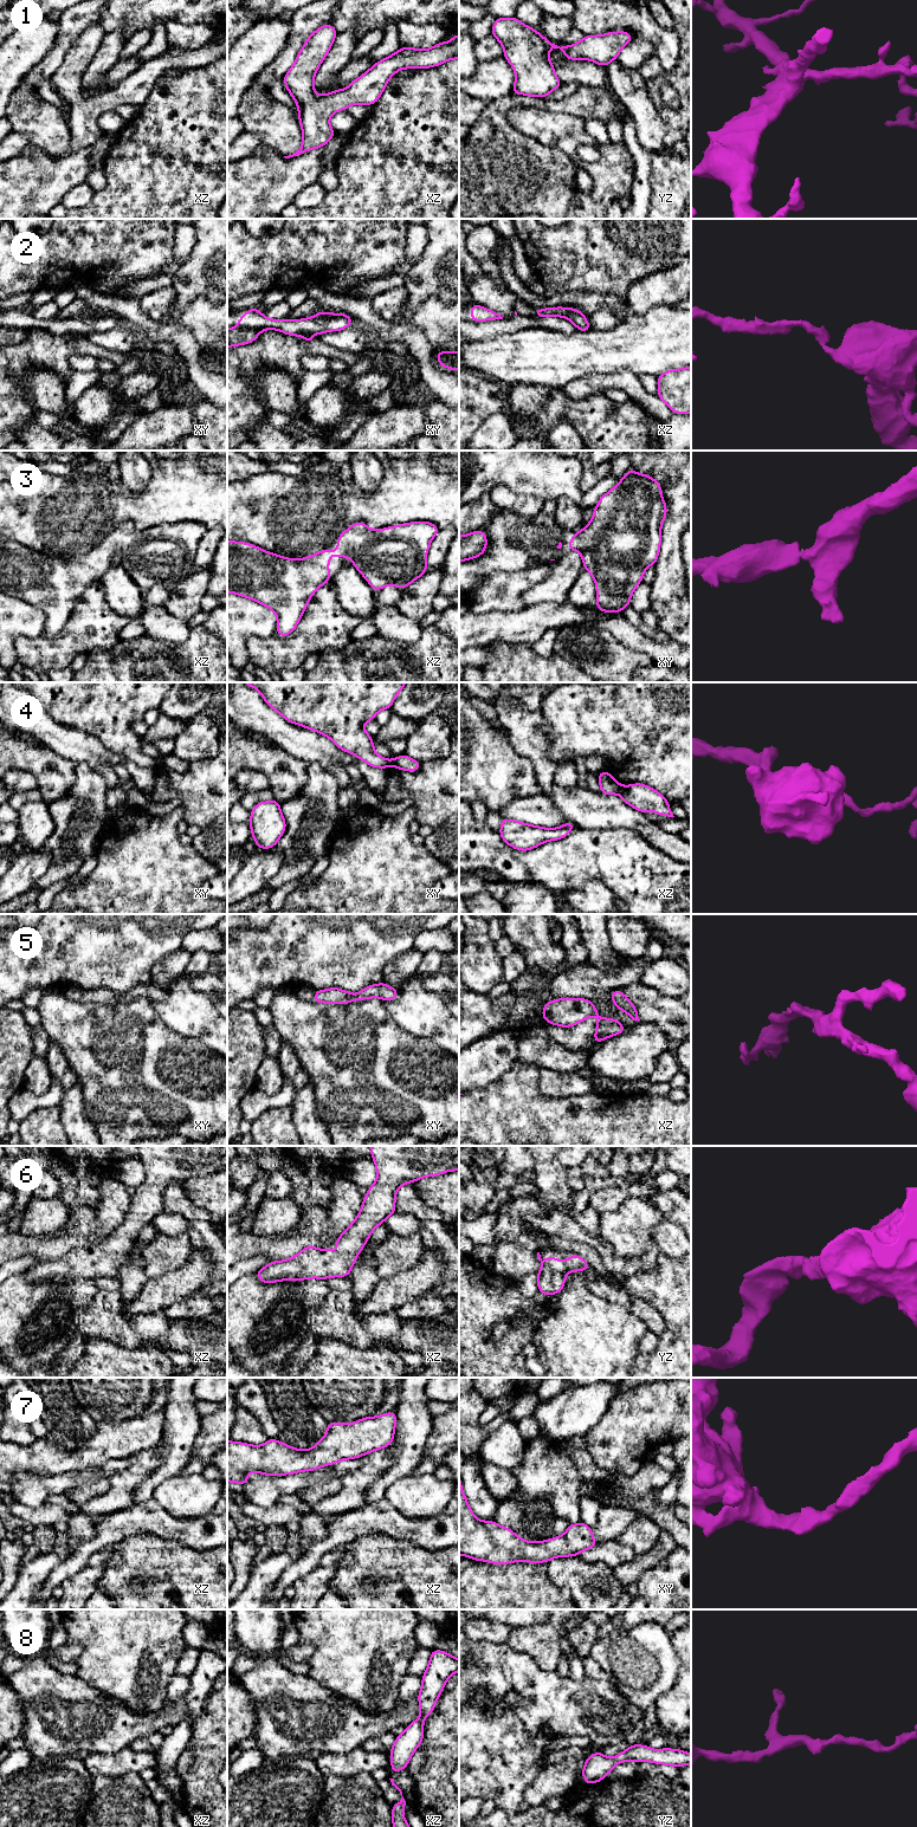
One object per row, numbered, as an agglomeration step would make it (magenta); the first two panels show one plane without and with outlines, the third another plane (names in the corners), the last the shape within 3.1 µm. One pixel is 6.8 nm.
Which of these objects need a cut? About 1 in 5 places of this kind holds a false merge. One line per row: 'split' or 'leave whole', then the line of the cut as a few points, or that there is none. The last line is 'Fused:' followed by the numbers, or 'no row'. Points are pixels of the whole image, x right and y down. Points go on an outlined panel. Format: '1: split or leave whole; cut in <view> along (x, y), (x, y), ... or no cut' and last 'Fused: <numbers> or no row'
1: leave whole; no cut
2: leave whole; no cut
3: leave whole; no cut
4: split; cut in xy along (389, 760), (391, 765)
5: leave whole; no cut
6: leave whole; no cut
7: leave whole; no cut
8: leave whole; no cut
Fused: 4

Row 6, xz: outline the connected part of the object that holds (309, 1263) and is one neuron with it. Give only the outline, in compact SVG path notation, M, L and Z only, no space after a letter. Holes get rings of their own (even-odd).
M369 1146L372 1159L376 1166L376 1181L363 1196L363 1203L356 1219L342 1232L335 1244L338 1253L332 1250L316 1249L312 1243L286 1261L275 1261L266 1264L254 1275L265 1284L285 1279L304 1281L308 1278L327 1279L330 1277L348 1277L357 1262L366 1242L373 1230L396 1212L395 1197L398 1190L406 1183L425 1177L435 1177L450 1171L459 1171L459 1146Z

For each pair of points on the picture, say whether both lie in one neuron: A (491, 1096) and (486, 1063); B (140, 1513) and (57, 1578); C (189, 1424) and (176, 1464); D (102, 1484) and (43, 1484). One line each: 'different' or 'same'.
A: different
B: same
C: same
D: different

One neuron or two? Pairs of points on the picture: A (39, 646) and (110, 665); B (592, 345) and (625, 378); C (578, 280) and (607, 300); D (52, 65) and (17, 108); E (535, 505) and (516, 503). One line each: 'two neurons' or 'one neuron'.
A: two neurons
B: two neurons
C: two neurons
D: two neurons
E: one neuron

